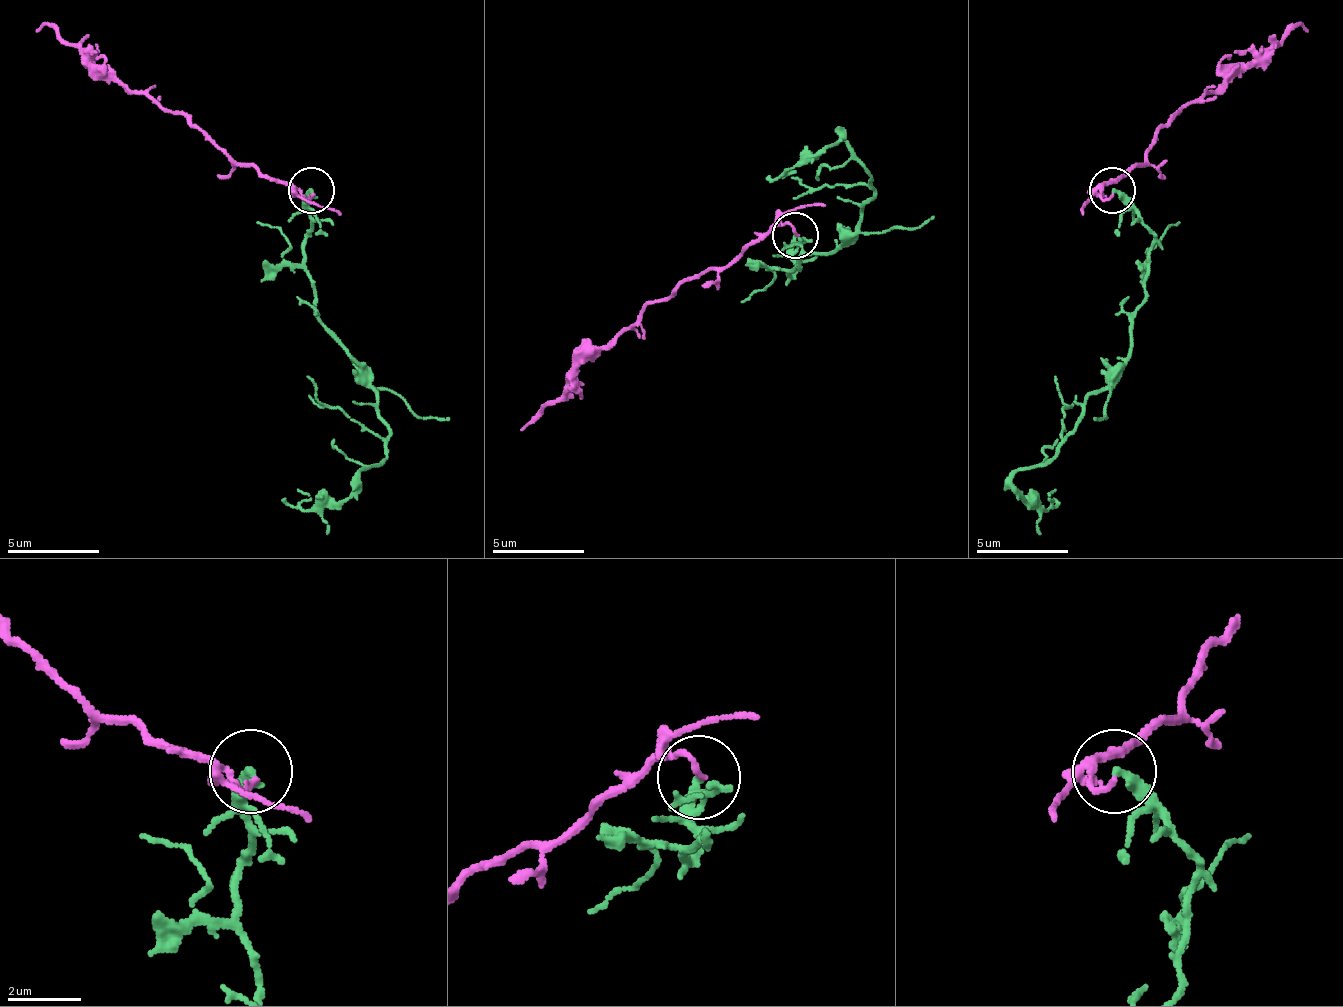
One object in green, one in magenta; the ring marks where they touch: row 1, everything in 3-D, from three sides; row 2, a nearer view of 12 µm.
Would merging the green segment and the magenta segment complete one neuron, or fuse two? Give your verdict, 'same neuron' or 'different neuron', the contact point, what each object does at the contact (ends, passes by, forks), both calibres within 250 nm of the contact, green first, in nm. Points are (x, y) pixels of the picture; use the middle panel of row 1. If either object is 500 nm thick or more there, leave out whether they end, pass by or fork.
different neuron | (795, 235) | green ends | magenta ends | 300/130 nm

